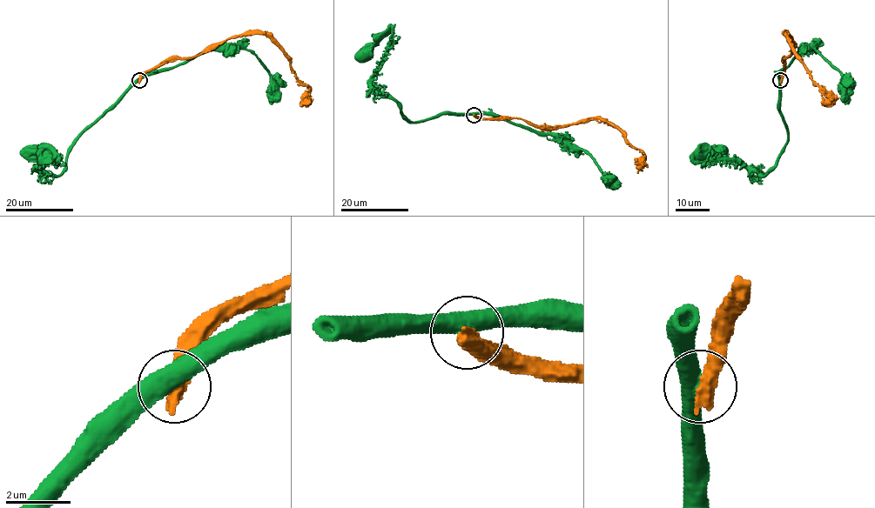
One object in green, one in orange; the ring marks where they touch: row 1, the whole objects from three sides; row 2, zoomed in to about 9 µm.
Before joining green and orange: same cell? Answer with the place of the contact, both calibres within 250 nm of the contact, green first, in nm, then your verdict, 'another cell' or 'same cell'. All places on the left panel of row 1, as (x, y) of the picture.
place (139, 80); calibres 500 and 550 nm; another cell

